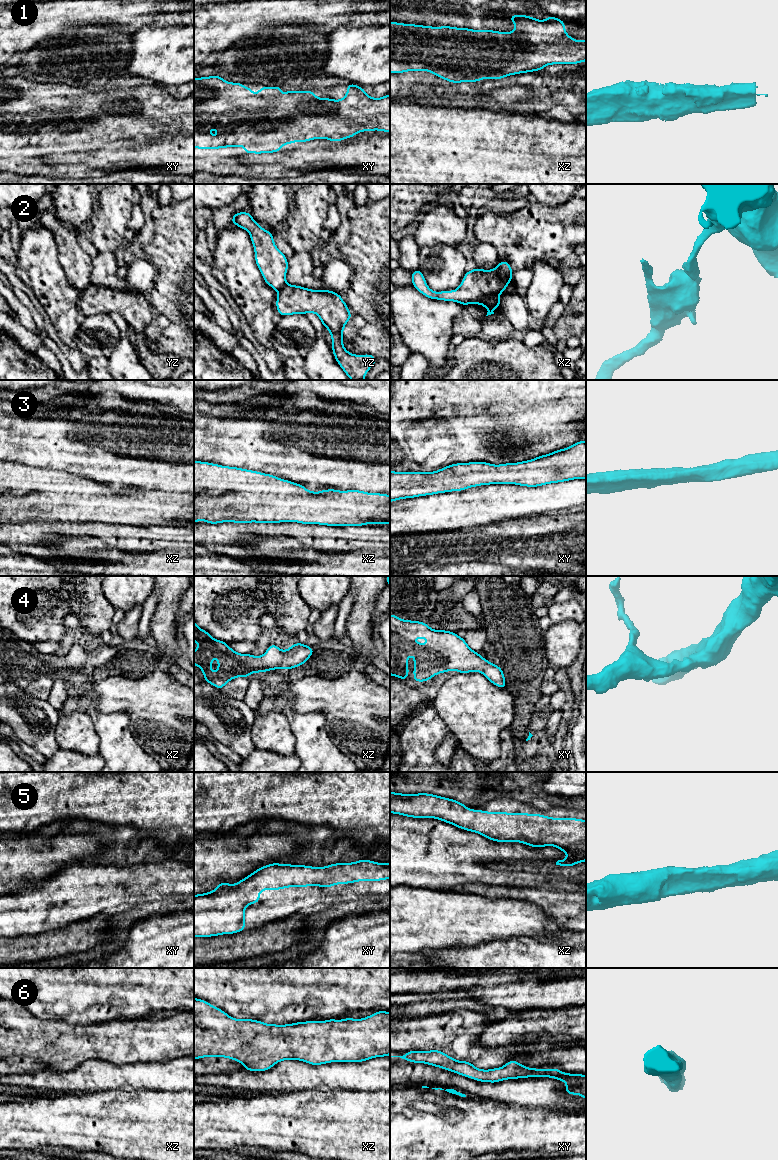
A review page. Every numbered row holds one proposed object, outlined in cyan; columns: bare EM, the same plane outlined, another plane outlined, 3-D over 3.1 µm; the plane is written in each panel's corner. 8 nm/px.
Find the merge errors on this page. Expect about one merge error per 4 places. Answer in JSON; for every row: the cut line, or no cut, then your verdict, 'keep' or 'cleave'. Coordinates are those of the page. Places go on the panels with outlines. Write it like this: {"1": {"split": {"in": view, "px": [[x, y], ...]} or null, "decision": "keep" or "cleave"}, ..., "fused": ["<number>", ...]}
{"1": {"split": null, "decision": "keep"}, "2": {"split": {"in": "xz", "px": [[497, 267], [511, 275]]}, "decision": "cleave"}, "3": {"split": null, "decision": "keep"}, "4": {"split": null, "decision": "keep"}, "5": {"split": null, "decision": "keep"}, "6": {"split": null, "decision": "keep"}, "fused": ["2"]}

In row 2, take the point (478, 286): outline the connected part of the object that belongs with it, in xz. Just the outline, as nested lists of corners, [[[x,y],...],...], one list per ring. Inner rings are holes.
[[[498,267],[491,270],[475,268],[467,271],[460,286],[454,291],[432,291],[422,274],[417,269],[411,273],[412,285],[429,299],[454,301],[462,304],[480,304],[488,309],[487,315],[494,314],[495,307],[501,307],[499,296],[512,282],[512,275],[507,275]]]

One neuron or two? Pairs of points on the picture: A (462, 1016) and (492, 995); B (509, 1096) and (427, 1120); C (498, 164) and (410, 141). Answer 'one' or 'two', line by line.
A: two
B: two
C: one

